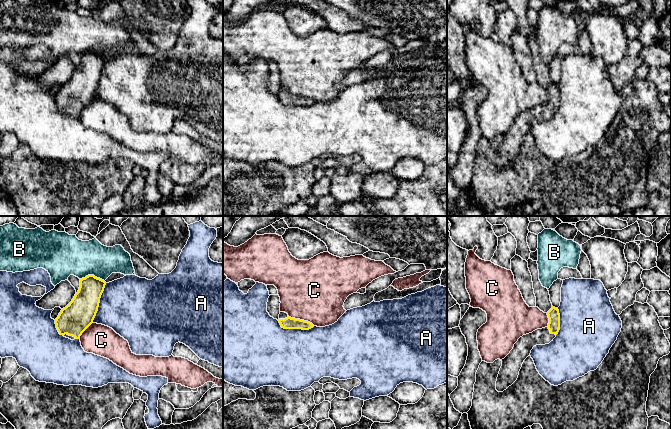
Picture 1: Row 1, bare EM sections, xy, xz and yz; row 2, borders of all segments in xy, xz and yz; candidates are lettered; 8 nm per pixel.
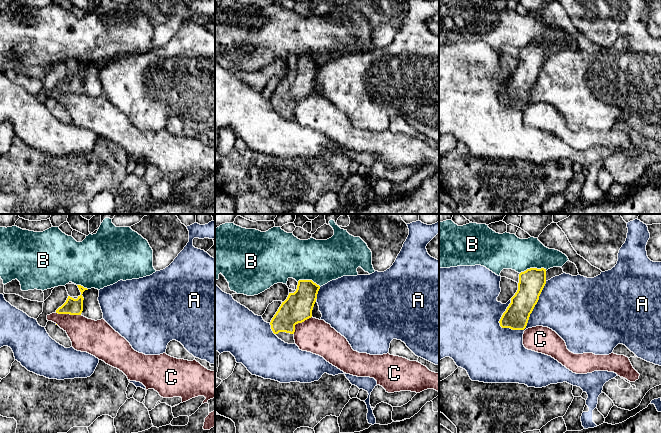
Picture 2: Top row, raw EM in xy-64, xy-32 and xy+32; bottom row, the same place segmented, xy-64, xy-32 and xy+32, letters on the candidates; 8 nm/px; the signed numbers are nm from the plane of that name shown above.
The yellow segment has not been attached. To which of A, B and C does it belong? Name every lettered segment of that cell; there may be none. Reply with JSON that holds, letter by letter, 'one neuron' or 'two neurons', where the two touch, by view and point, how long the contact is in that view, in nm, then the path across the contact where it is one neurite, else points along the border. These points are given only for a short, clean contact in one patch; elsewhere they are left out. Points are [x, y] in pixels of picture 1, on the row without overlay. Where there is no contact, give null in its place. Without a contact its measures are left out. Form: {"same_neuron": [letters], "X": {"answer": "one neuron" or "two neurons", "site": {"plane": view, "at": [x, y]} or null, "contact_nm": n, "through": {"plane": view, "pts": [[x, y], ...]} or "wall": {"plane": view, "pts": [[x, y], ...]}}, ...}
{"same_neuron": [], "A": {"answer": "two neurons", "site": {"plane": "xy", "at": [99, 78]}, "contact_nm": 340}, "B": {"answer": "two neurons", "site": {"plane": "xy", "at": [92, 51]}, "contact_nm": 200, "wall": {"plane": "xy", "pts": [[80, 54], [86, 51], [94, 51], [104, 57]]}}, "C": {"answer": "two neurons", "site": {"plane": "xz", "at": [301, 96]}, "contact_nm": 240, "wall": {"plane": "xz", "pts": [[288, 91], [307, 96], [314, 101]]}}}

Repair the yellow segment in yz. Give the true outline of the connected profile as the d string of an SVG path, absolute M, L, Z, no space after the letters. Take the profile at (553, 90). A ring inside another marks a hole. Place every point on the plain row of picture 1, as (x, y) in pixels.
M552 82L547 91L549 94L547 103L520 113L510 129L501 136L502 142L496 157L496 166L498 168L503 168L517 156L522 140L530 132L534 122L549 120L558 110L560 106L558 84Z

